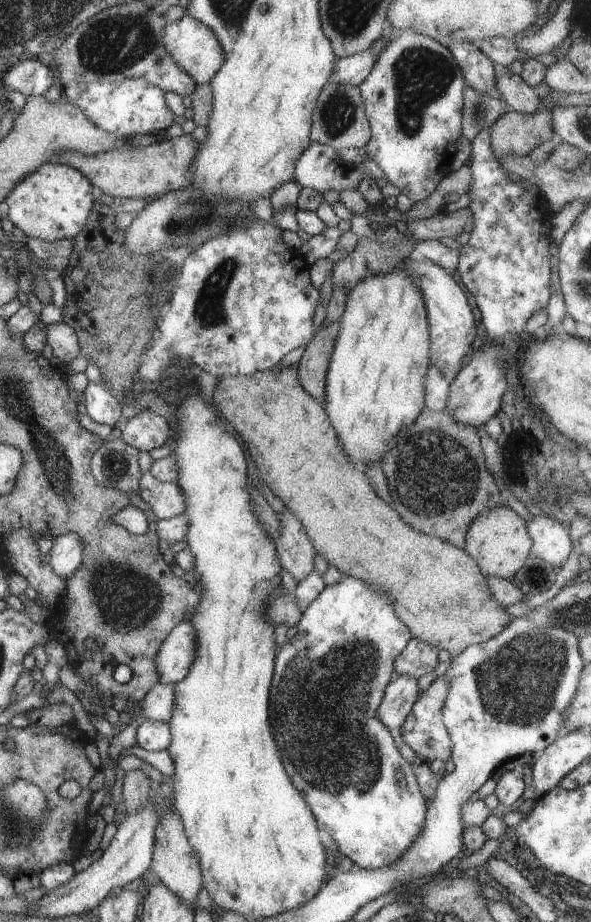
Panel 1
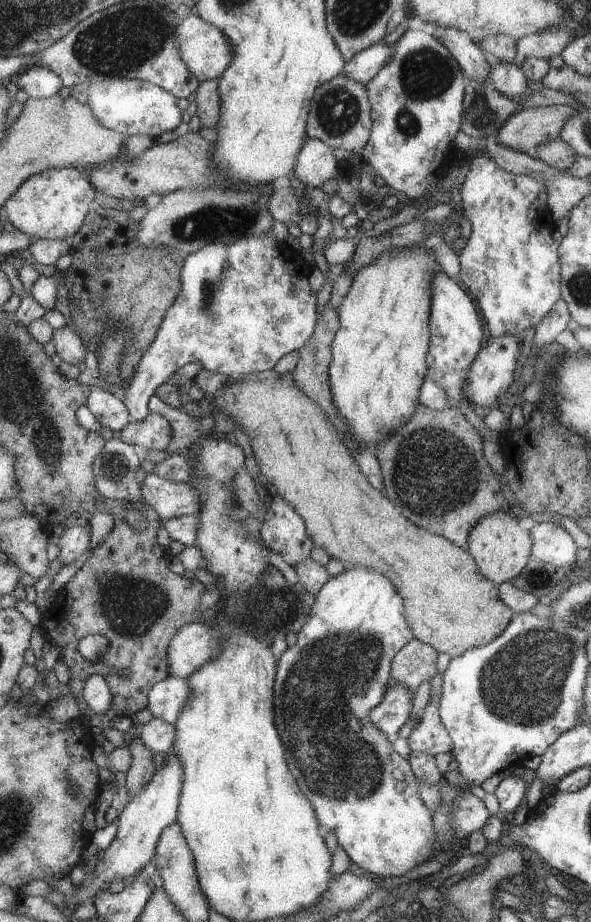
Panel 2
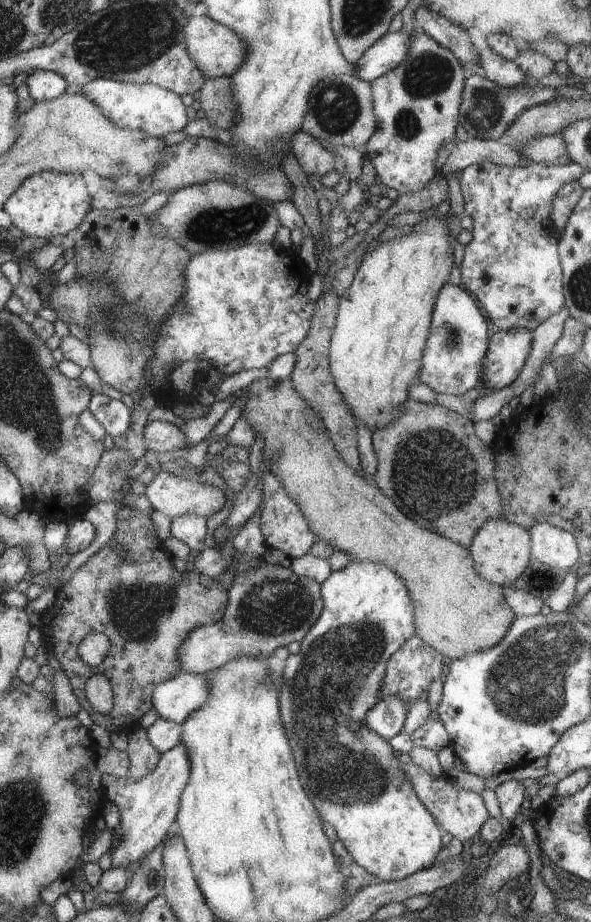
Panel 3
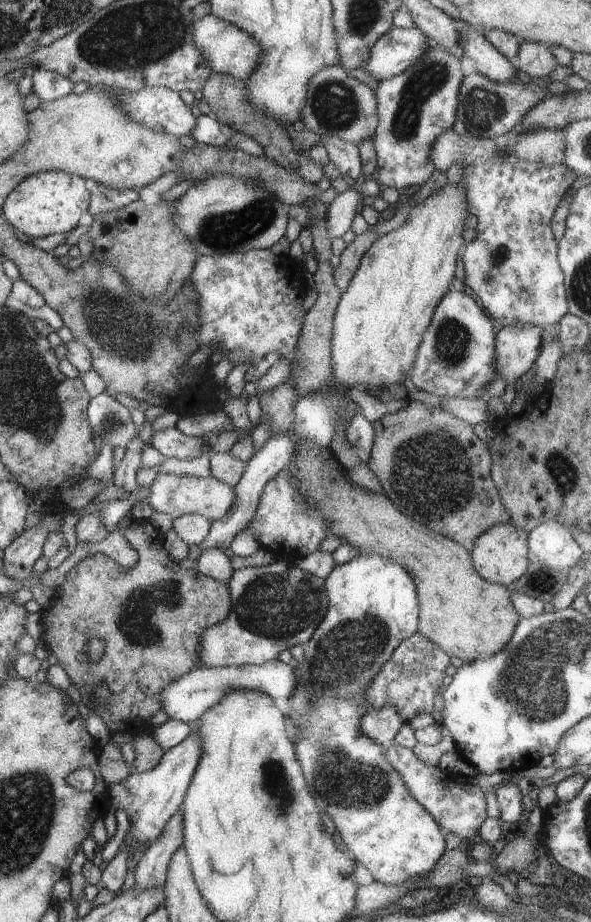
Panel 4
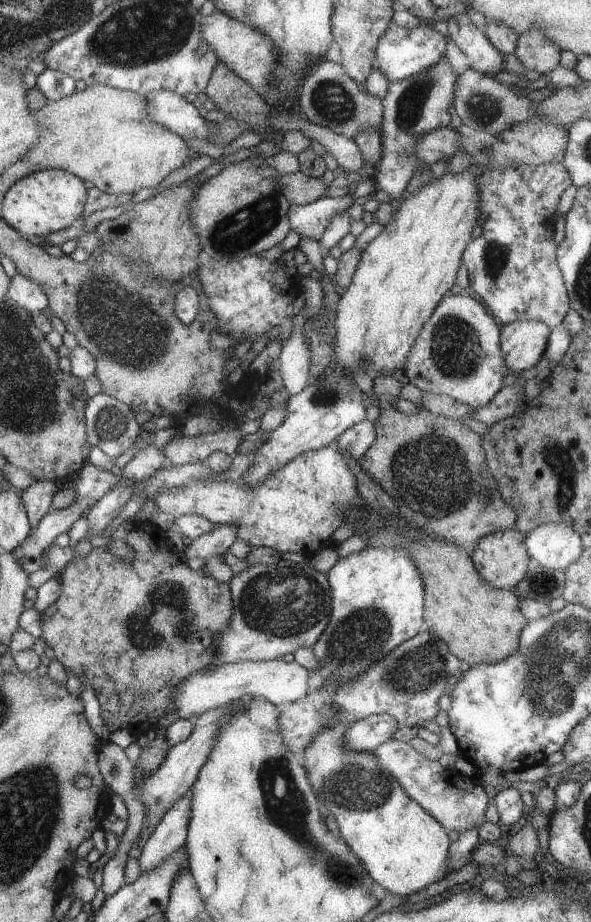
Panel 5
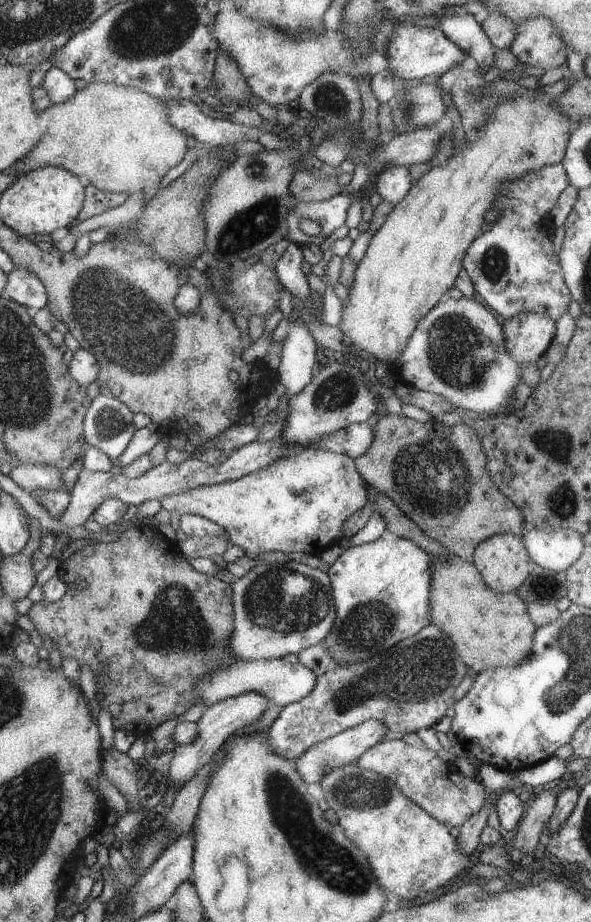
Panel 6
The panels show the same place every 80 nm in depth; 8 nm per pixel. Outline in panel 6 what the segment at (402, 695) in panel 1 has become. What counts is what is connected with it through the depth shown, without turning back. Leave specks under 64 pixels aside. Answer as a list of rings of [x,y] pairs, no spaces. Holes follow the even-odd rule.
[[[380,720],[362,722],[362,724],[354,728],[350,728],[337,736],[312,746],[303,756],[295,760],[294,766],[296,766],[300,778],[302,778],[306,784],[320,784],[320,780],[326,778],[326,774],[328,774],[330,770],[352,764],[352,762],[355,762],[368,748],[372,748],[372,746],[381,743],[380,740],[382,740],[382,737],[386,736],[388,732],[388,728],[382,726]]]

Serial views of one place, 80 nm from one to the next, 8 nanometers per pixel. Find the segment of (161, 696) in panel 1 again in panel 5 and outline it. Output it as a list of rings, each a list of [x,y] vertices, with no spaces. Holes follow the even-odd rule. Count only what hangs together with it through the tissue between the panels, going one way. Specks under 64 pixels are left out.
[[[282,658],[216,664],[208,666],[206,670],[194,672],[192,676],[186,678],[186,682],[176,690],[173,704],[176,706],[175,714],[178,714],[180,719],[194,721],[208,710],[248,697],[266,700],[276,706],[286,702],[294,703],[299,699],[304,699],[314,683],[315,680],[306,668],[295,661],[288,664]]]

